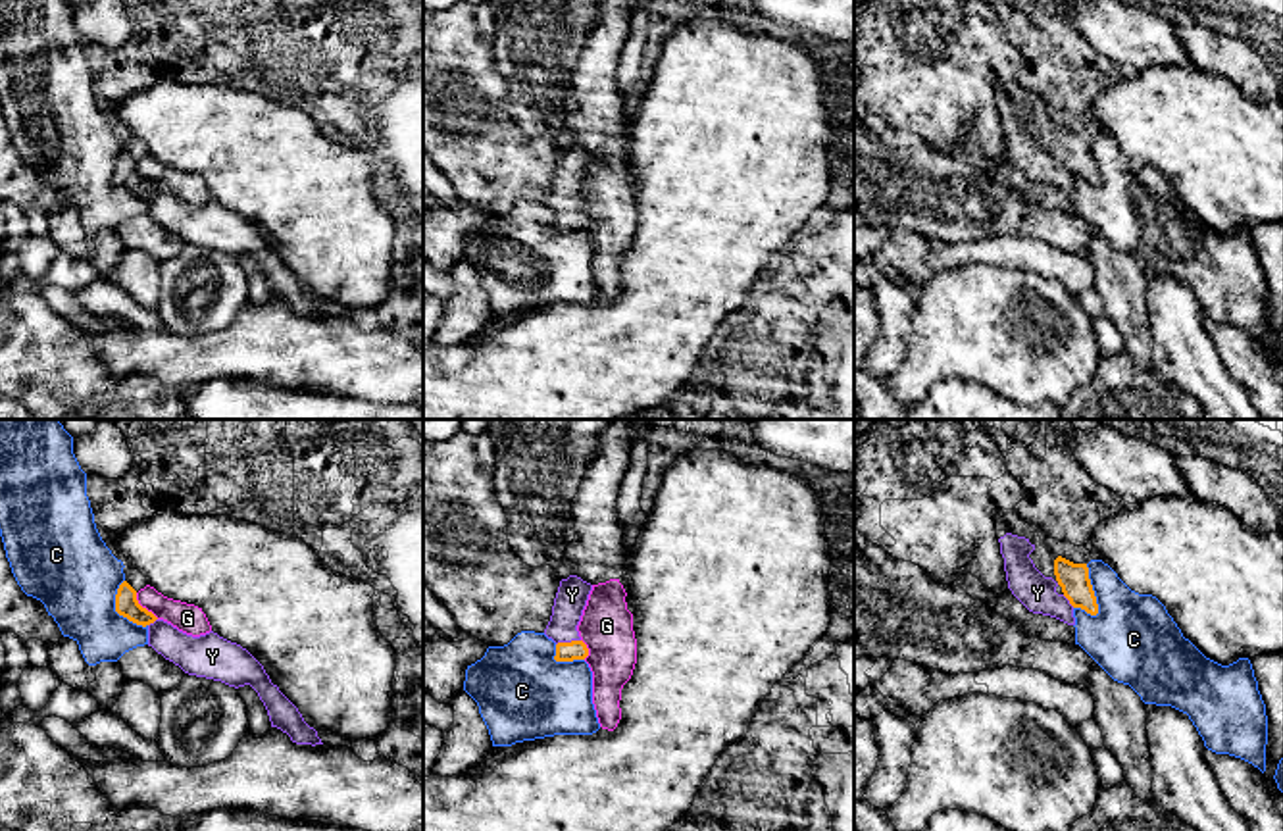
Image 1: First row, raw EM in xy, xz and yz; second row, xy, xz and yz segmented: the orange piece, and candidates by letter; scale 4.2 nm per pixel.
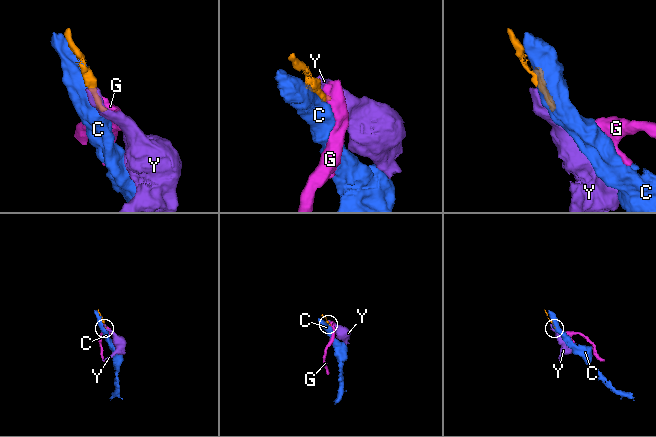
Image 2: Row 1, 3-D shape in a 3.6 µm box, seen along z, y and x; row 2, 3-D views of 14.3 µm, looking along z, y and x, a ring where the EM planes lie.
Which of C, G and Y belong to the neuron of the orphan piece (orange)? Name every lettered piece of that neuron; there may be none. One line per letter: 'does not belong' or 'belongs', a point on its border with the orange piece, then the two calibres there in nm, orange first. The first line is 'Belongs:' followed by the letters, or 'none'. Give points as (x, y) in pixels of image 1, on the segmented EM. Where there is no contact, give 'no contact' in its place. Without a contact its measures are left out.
Belongs: Y
C: does not belong; meets orange in yz at (1093, 591); 130 nm thick on the orange side, 360 nm on the other
G: does not belong; meets orange in xy at (145, 608); 100 nm thick on the orange side, 120 nm on the other
Y: belongs; meets orange in xz at (568, 643); 80 nm thick on the orange side, 130 nm on the other

